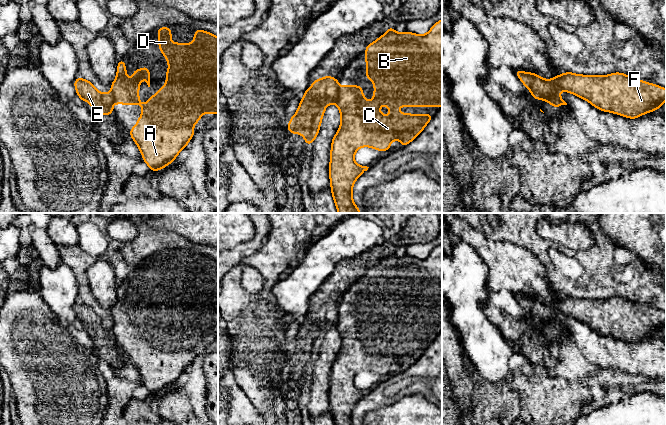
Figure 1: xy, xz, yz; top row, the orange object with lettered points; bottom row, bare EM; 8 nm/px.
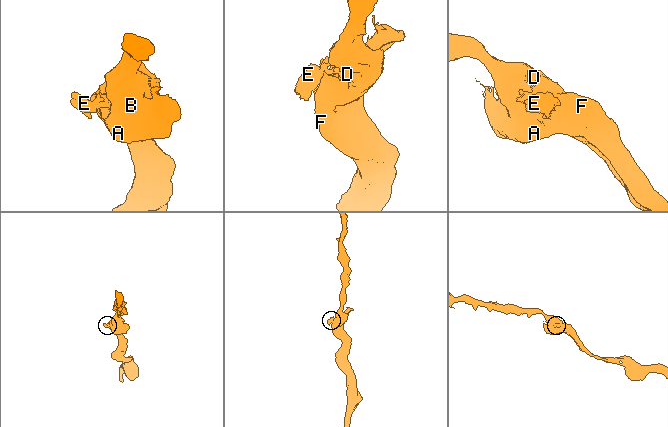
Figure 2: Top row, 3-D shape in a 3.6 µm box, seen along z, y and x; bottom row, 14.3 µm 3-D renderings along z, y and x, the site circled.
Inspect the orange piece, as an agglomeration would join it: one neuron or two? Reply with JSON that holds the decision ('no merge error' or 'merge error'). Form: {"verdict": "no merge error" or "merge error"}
{"verdict": "merge error"}

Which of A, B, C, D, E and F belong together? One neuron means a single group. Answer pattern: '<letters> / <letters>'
A B C D F / E

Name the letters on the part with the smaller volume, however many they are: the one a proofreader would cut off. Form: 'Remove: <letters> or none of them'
Remove: E

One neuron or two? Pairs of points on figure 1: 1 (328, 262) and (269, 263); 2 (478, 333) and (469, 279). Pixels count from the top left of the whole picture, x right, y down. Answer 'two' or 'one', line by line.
1: two
2: one

